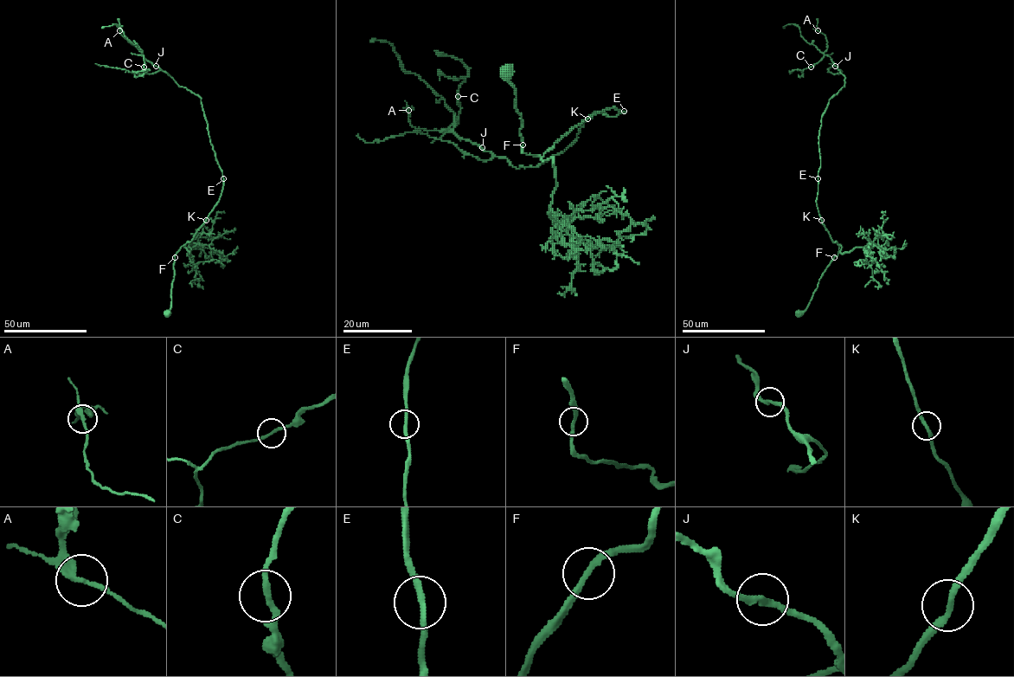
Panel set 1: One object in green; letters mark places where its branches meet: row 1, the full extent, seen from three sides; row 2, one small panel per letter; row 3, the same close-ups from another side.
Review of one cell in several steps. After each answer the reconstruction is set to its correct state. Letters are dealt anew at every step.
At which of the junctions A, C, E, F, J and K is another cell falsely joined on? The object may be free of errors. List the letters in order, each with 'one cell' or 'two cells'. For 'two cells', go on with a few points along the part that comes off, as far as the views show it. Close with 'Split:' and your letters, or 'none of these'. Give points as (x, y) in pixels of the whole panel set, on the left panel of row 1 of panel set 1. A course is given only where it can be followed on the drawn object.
A: one cell
C: one cell
E: one cell
F: one cell
J: one cell
K: one cell
Split: none of these

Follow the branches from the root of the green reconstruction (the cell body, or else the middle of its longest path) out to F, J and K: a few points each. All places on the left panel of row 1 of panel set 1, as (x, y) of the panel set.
F: (167, 313), (170, 307), (175, 257)
J: (167, 313), (170, 307), (175, 256), (191, 240), (218, 201), (223, 177), (201, 98), (156, 66)
K: (167, 313), (170, 307), (175, 256), (191, 240), (206, 220)

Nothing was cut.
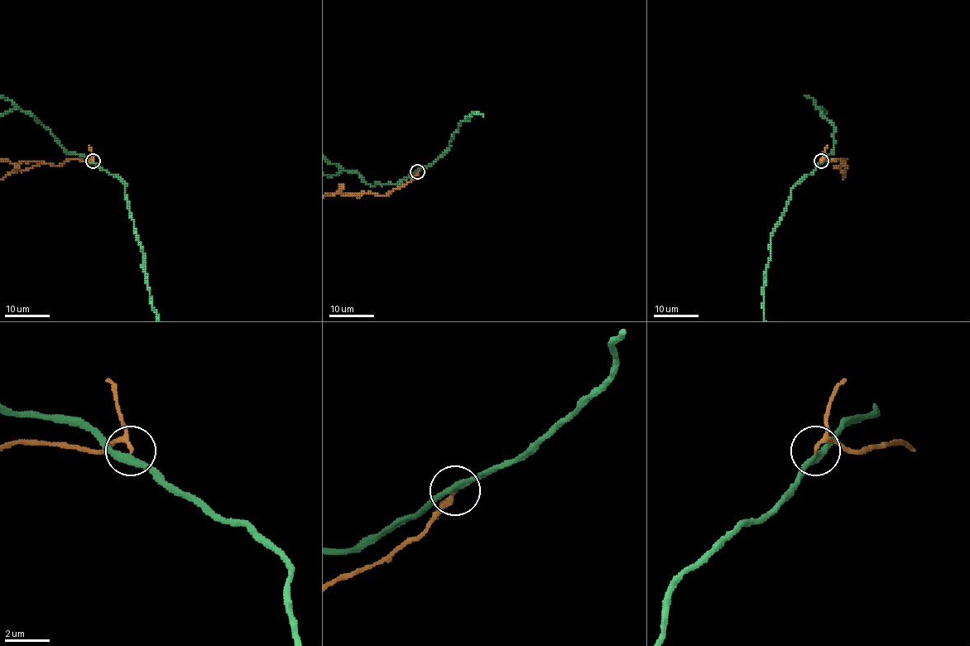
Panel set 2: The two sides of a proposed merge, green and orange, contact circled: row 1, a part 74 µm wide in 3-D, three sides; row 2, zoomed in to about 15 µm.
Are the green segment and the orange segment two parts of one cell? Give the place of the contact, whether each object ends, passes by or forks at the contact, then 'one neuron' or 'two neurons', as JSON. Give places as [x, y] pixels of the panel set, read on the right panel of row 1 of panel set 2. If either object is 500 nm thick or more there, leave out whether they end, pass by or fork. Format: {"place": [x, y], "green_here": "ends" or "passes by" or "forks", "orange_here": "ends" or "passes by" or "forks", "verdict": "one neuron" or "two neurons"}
{"place": [821, 161], "green_here": "passes by", "orange_here": "passes by", "verdict": "two neurons"}

